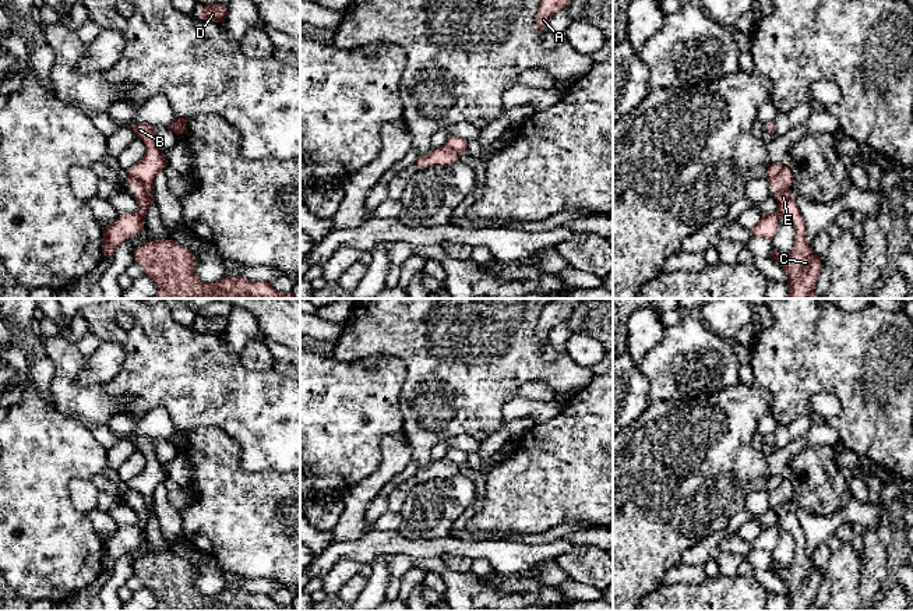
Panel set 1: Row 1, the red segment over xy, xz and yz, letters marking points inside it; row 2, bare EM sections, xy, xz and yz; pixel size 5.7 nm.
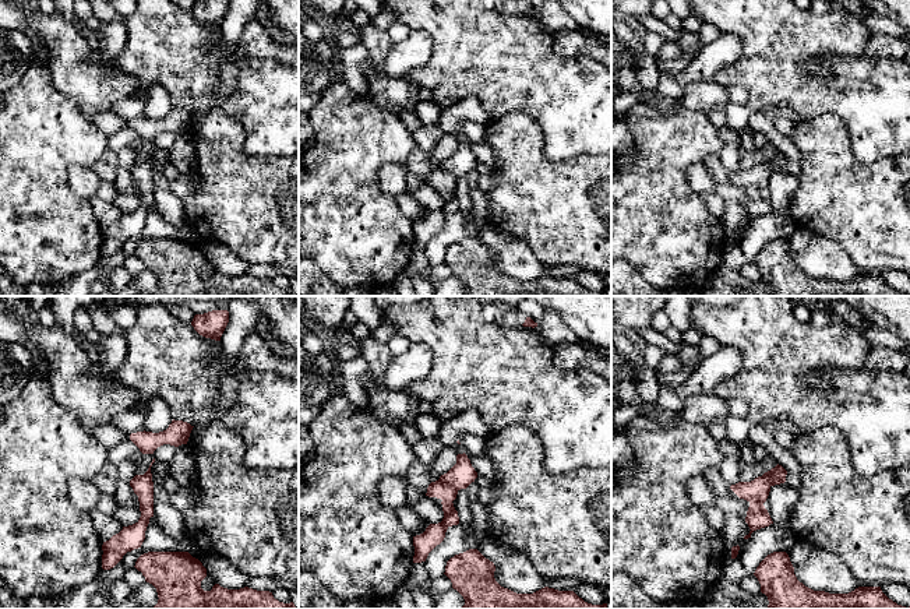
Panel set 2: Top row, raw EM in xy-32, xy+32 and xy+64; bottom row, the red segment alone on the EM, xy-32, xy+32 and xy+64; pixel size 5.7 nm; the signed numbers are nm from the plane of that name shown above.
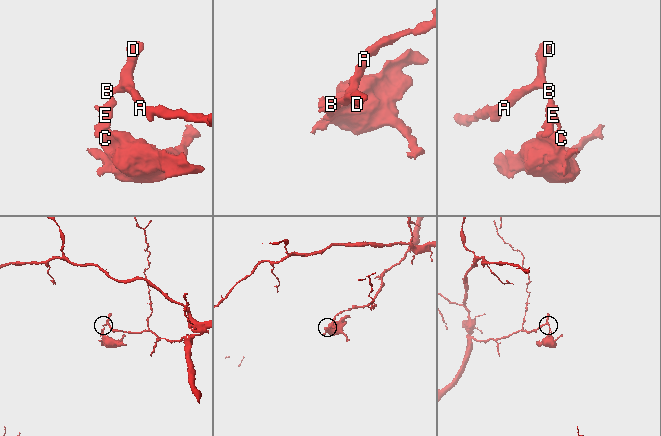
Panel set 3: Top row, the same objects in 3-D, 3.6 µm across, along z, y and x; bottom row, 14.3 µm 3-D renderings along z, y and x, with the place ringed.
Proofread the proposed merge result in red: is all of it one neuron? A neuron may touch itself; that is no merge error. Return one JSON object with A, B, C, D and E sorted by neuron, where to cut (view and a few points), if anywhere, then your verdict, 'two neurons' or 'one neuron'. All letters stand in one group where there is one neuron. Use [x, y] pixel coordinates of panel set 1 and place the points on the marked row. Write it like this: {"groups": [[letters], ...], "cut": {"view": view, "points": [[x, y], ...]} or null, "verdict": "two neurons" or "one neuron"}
{"groups": [["A", "B", "D"], ["C", "E"]], "cut": {"view": "xy", "points": [[129, 175], [140, 183], [148, 205]]}, "verdict": "two neurons"}

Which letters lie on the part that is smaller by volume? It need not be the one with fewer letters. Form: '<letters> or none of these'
C, E

